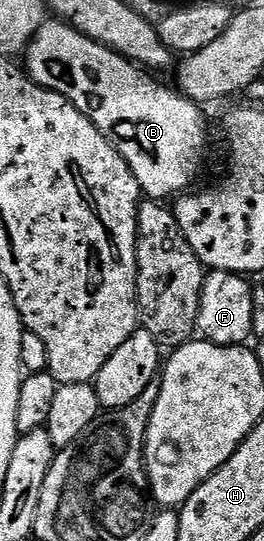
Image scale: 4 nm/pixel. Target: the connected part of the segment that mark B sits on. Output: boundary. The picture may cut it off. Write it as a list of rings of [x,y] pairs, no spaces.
[[[45,21],[37,29],[35,35],[30,36],[28,45],[25,47],[25,55],[27,51],[27,63],[25,62],[25,70],[31,79],[37,85],[41,85],[50,91],[61,93],[61,97],[68,99],[71,104],[77,108],[81,113],[85,113],[85,117],[89,117],[89,121],[93,121],[93,125],[97,125],[97,129],[110,141],[117,149],[117,153],[121,153],[121,157],[125,157],[125,161],[129,165],[129,169],[133,173],[133,177],[137,177],[139,182],[140,192],[148,200],[151,201],[167,201],[172,197],[178,197],[192,186],[191,182],[199,175],[199,170],[203,167],[203,154],[207,151],[207,123],[203,120],[204,108],[200,104],[194,103],[193,100],[188,99],[186,95],[180,93],[178,90],[172,89],[170,91],[167,87],[162,87],[159,83],[154,83],[150,79],[152,76],[146,70],[140,69],[136,64],[132,63],[130,59],[124,59],[122,55],[112,51],[109,47],[104,47],[95,39],[90,39],[87,35],[83,35],[76,27],[71,26],[70,23],[62,21]]]

